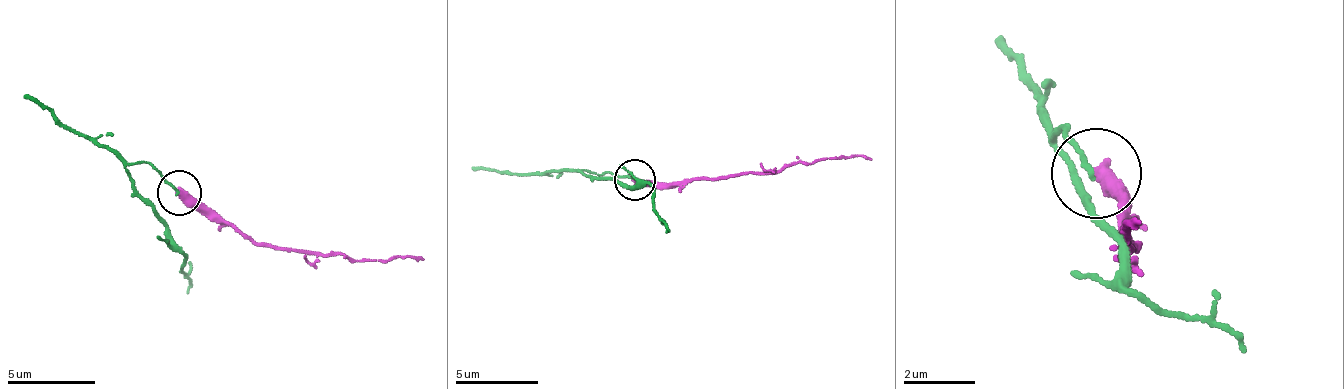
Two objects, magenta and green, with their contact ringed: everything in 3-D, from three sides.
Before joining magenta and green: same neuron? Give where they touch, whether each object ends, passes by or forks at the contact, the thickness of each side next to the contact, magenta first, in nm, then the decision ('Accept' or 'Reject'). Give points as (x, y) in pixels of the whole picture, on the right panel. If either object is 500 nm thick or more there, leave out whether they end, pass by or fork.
Place: (1096, 173). At the ring magenta ends. At the ring green ends. Thickness 440 nm (magenta) against 130 nm. Reject

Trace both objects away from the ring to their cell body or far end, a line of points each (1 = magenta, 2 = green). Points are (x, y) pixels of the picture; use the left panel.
1: (180, 191), (258, 242), (347, 260), (410, 259), (423, 256)
2: (180, 191), (147, 163), (130, 166), (137, 190), (185, 260), (186, 294)

